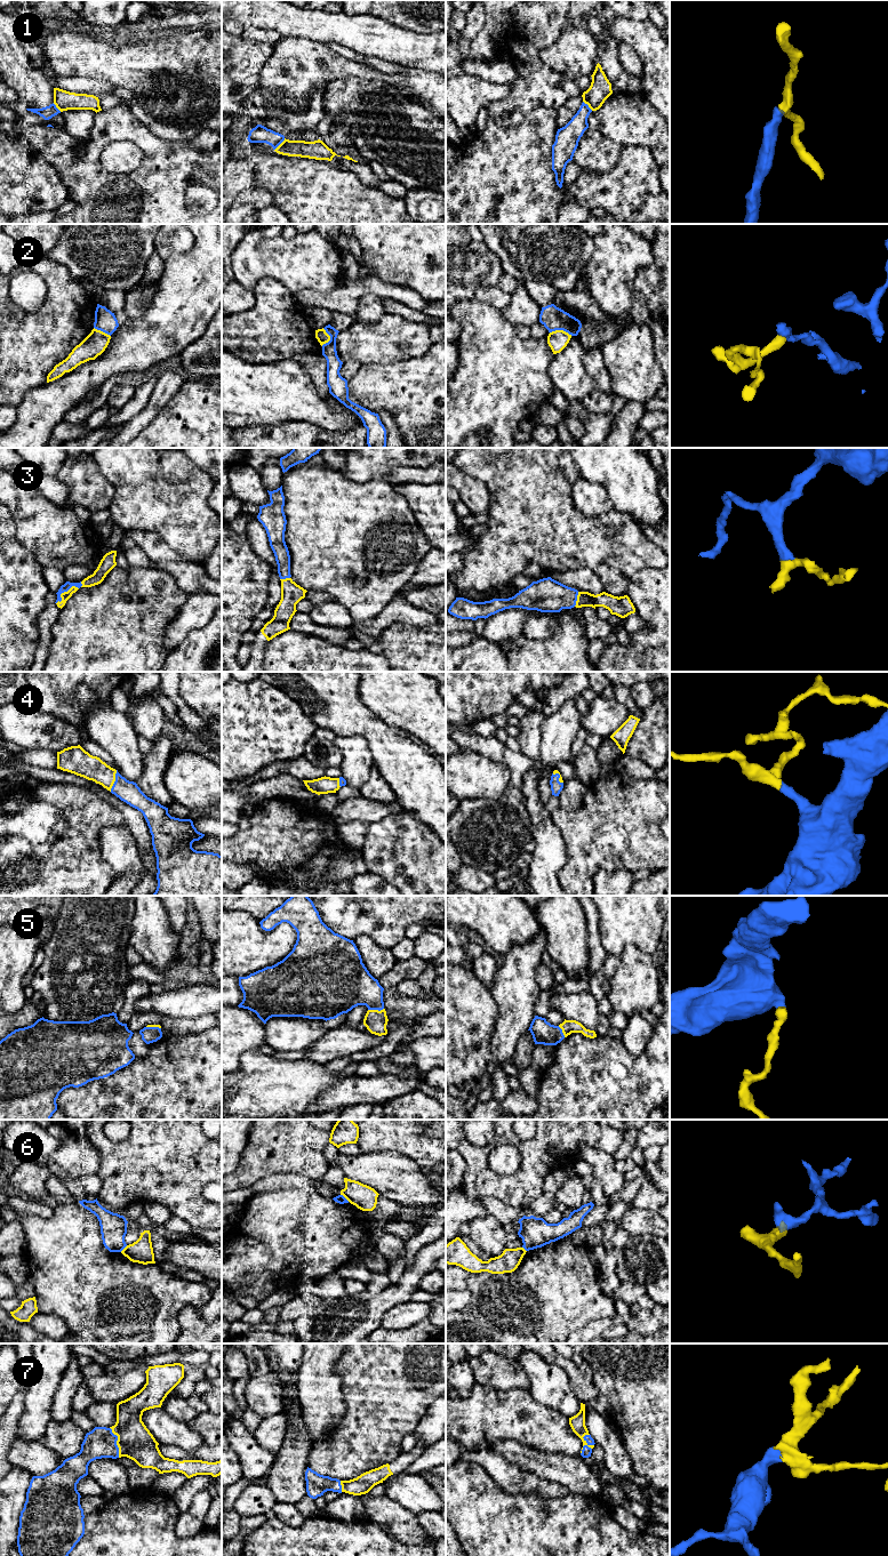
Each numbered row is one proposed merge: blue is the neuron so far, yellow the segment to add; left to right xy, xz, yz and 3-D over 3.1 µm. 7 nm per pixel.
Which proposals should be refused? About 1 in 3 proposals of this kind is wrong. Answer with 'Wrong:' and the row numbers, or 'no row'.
Wrong: 1, 2, 6

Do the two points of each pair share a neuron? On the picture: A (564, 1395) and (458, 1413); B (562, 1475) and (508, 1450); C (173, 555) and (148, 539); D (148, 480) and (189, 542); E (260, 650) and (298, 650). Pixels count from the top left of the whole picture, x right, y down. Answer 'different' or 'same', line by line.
A: different
B: same
C: same
D: same
E: different

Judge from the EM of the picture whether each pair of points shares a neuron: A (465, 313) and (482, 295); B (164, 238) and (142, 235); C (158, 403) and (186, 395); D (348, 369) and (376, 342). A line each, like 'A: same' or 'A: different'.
A: different
B: different
C: different
D: different

